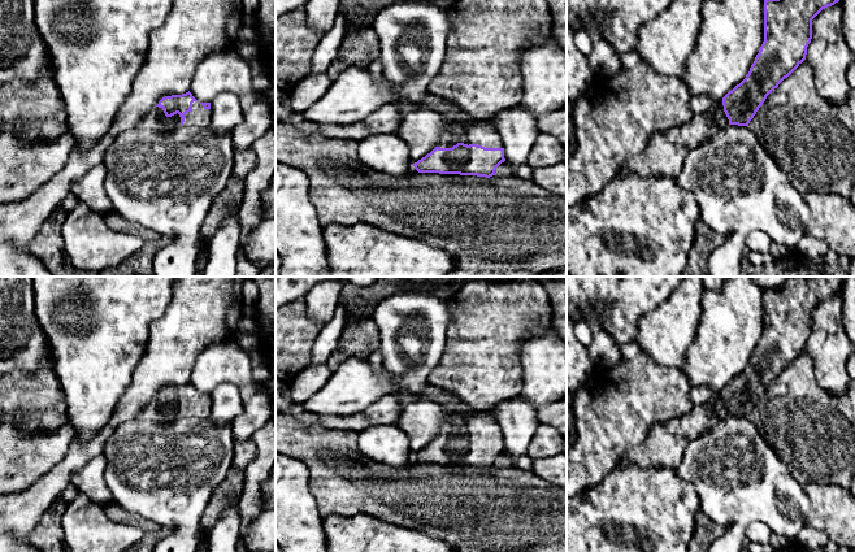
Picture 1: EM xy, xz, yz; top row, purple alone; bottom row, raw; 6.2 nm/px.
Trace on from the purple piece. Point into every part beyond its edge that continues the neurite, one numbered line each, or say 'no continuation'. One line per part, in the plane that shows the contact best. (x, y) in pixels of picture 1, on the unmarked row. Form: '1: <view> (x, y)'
1: xy (155, 411)

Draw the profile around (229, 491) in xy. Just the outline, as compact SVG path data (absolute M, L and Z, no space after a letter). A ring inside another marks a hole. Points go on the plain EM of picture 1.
M230 468L225 481L214 490L200 522L201 538L209 531L209 529L220 520L222 513L235 504L242 495L244 487L244 473Z

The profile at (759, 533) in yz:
M752 522L746 530L746 540L765 544L772 539L772 530L763 522Z

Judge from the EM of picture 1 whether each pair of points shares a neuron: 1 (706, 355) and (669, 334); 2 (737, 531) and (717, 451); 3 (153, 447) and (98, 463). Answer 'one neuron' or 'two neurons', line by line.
1: two neurons
2: one neuron
3: two neurons

